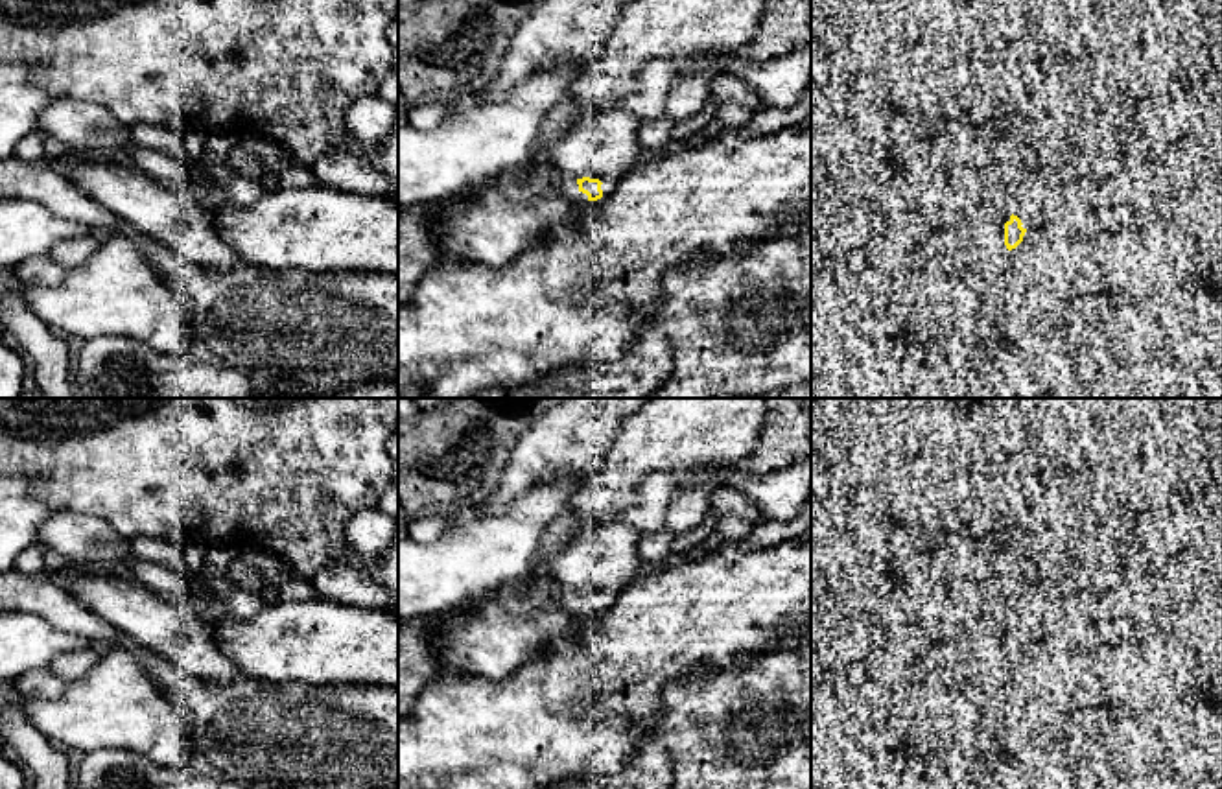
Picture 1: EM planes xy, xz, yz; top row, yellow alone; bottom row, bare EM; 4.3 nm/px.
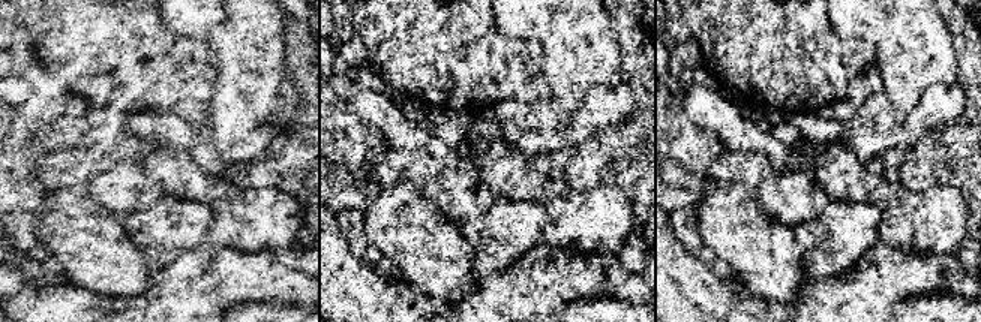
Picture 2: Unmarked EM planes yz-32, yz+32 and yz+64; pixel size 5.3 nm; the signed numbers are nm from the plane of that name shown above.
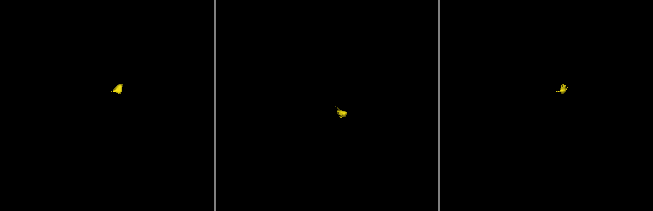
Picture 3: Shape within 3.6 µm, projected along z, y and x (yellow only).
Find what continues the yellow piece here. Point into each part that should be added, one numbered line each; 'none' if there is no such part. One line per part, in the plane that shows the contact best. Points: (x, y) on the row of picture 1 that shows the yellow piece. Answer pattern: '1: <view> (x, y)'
1: xz (603, 146)

